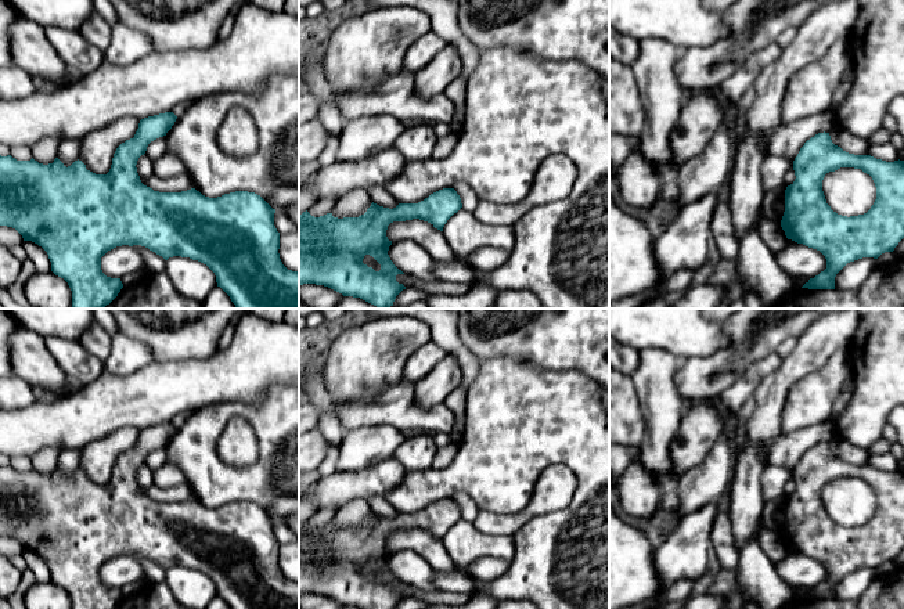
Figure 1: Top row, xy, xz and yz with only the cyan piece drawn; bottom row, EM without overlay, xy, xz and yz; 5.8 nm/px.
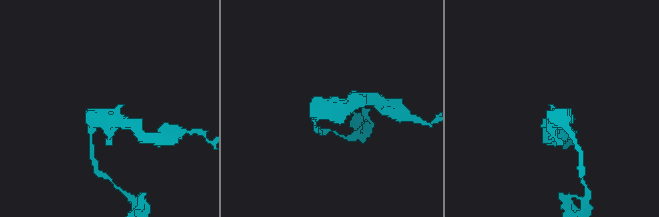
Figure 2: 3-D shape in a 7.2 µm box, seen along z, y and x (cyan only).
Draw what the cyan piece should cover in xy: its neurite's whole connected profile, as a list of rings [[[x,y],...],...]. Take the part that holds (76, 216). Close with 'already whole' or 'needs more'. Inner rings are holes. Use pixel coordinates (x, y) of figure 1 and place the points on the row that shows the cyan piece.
[[[165,112],[140,120],[133,138],[122,143],[112,158],[107,174],[96,174],[82,161],[65,166],[58,158],[43,165],[35,161],[17,161],[0,155],[0,226],[15,228],[24,241],[42,246],[51,262],[51,271],[64,278],[72,291],[72,309],[104,309],[123,288],[120,278],[107,277],[101,257],[122,245],[141,245],[162,256],[190,257],[206,264],[237,309],[299,309],[299,273],[288,270],[280,259],[280,233],[274,226],[273,209],[260,195],[235,191],[217,198],[202,195],[195,188],[181,192],[159,192],[144,185],[137,173],[137,161],[151,141],[166,136],[177,116]]] | already whole

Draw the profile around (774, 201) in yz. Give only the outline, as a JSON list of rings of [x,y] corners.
[[[779,187],[766,192],[763,199],[763,209],[766,210],[768,220],[781,224],[785,212],[785,190],[786,187]]]

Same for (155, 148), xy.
[[[163,136],[148,144],[145,155],[148,155],[154,162],[159,156],[162,156],[165,152],[166,152],[166,138]]]

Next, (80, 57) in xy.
[[[46,26],[44,32],[50,44],[76,78],[91,73],[104,61],[104,51],[90,44],[78,30]]]

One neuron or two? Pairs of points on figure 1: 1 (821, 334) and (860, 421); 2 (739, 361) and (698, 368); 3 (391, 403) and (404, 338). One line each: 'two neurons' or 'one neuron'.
1: two neurons
2: one neuron
3: two neurons

